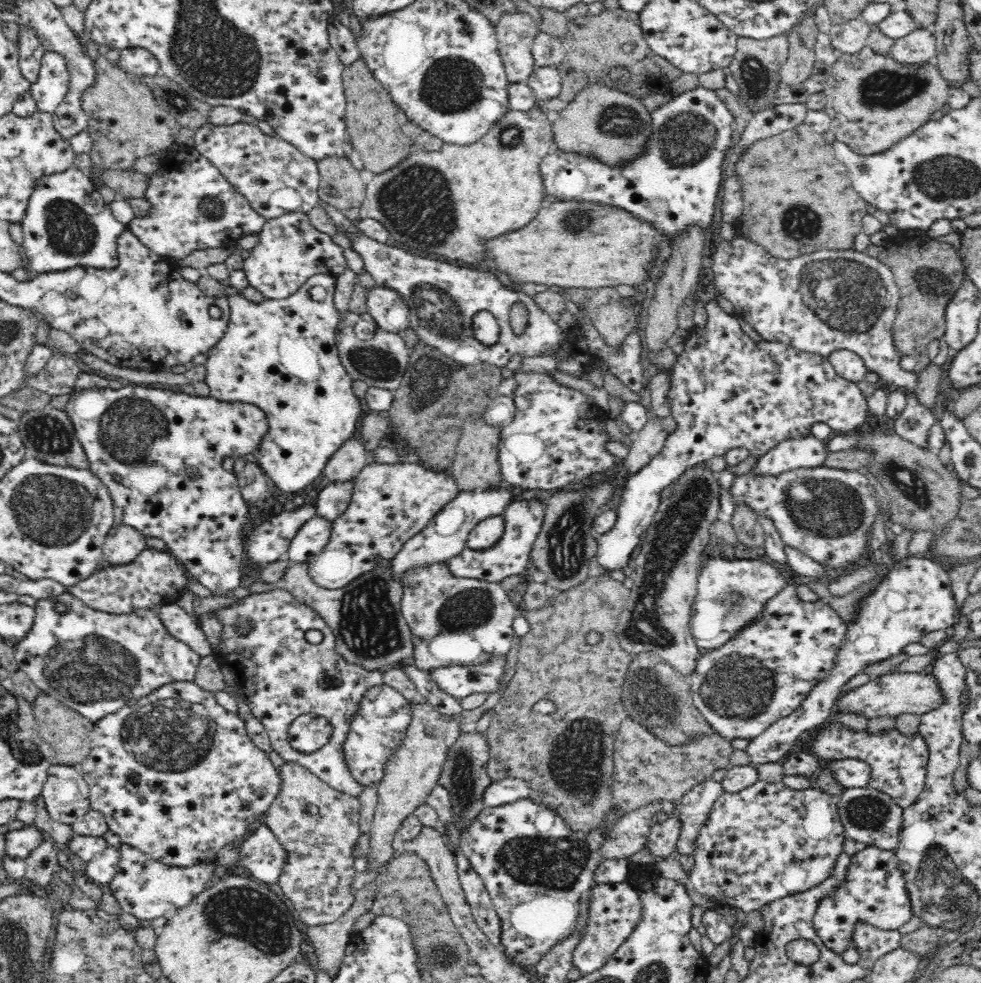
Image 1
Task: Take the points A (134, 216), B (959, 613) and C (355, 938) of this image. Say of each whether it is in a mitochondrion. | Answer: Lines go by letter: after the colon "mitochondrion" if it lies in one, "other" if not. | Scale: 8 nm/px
A: other
B: other
C: other

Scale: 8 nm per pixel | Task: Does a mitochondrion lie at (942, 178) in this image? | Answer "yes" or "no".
yes

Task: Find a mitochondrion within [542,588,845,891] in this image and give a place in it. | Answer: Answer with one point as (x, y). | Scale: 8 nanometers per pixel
(740, 686)

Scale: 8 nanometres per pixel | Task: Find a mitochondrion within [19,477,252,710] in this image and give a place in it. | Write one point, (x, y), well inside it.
(88, 669)

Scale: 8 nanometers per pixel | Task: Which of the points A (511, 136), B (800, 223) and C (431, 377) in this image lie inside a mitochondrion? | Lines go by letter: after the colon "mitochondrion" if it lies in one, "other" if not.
A: mitochondrion
B: mitochondrion
C: mitochondrion

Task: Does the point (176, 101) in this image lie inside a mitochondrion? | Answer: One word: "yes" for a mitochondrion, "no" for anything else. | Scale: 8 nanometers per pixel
yes

